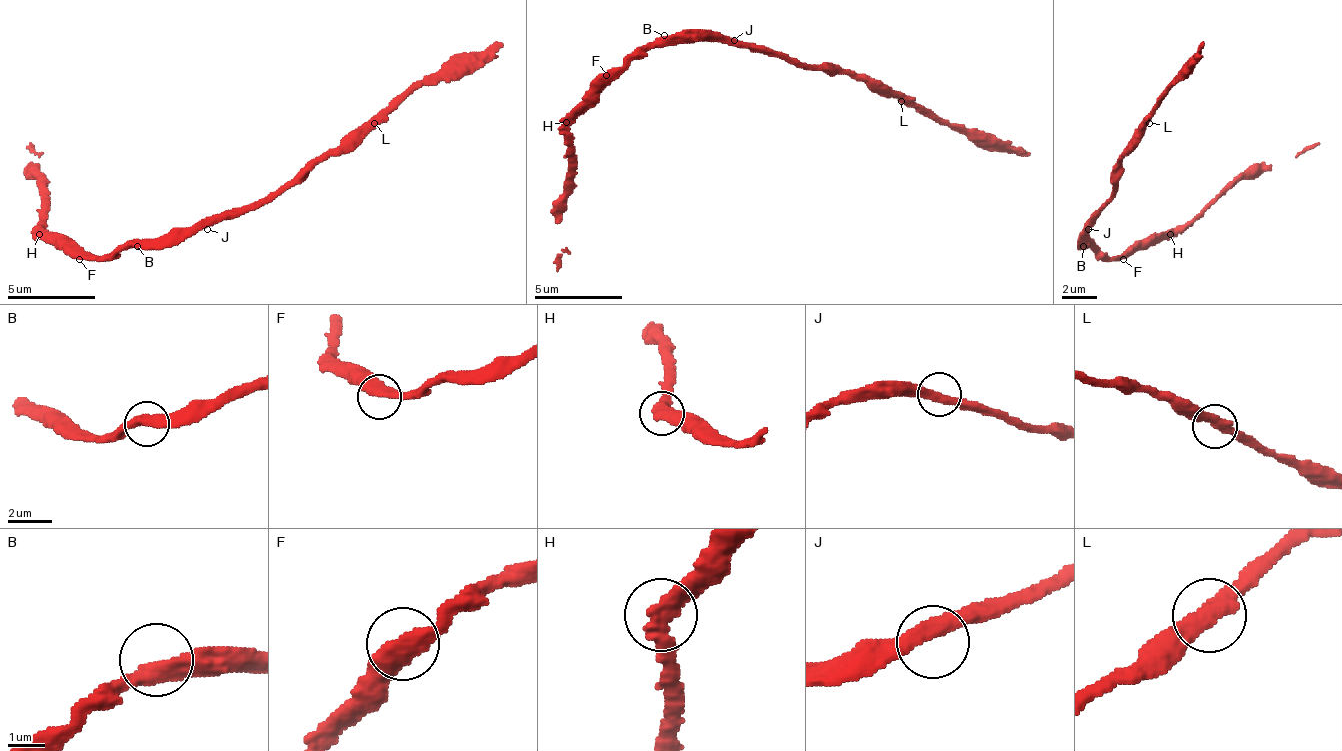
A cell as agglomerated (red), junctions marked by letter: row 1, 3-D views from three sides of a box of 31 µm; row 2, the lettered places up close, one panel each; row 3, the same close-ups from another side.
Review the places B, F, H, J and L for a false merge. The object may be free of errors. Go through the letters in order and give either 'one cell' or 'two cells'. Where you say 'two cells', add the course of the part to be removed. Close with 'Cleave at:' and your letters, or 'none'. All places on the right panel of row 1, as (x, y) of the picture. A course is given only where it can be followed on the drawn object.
B: one cell
F: one cell
H: one cell
J: one cell
L: one cell
Cleave at: none

